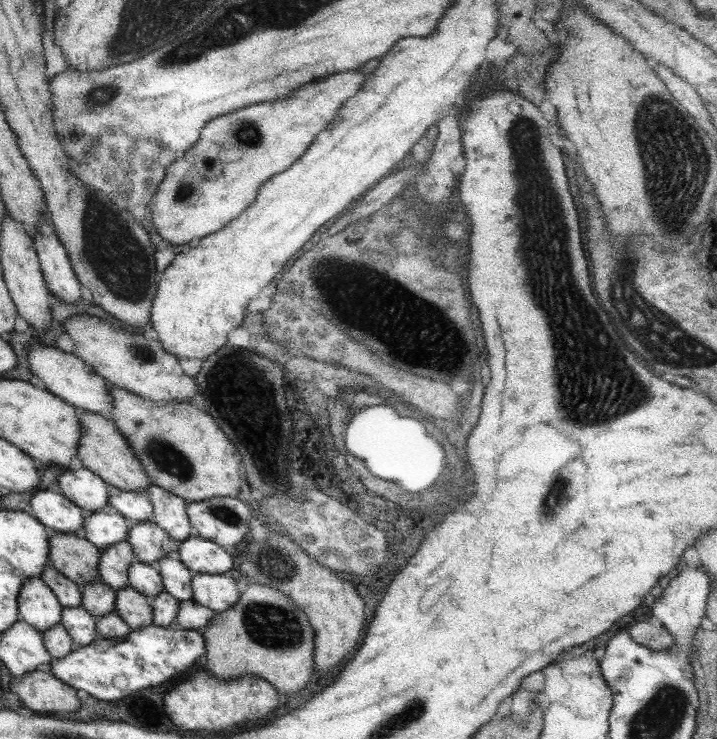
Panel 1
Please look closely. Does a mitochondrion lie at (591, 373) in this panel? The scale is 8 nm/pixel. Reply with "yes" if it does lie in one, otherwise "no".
yes

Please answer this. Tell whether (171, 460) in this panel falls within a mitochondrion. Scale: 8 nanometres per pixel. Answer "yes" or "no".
yes

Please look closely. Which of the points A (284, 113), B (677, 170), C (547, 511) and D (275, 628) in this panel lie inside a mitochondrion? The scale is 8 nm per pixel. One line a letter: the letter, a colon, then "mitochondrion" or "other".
A: other
B: mitochondrion
C: mitochondrion
D: mitochondrion

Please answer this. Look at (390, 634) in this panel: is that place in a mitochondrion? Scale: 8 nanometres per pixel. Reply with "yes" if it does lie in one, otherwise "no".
no

